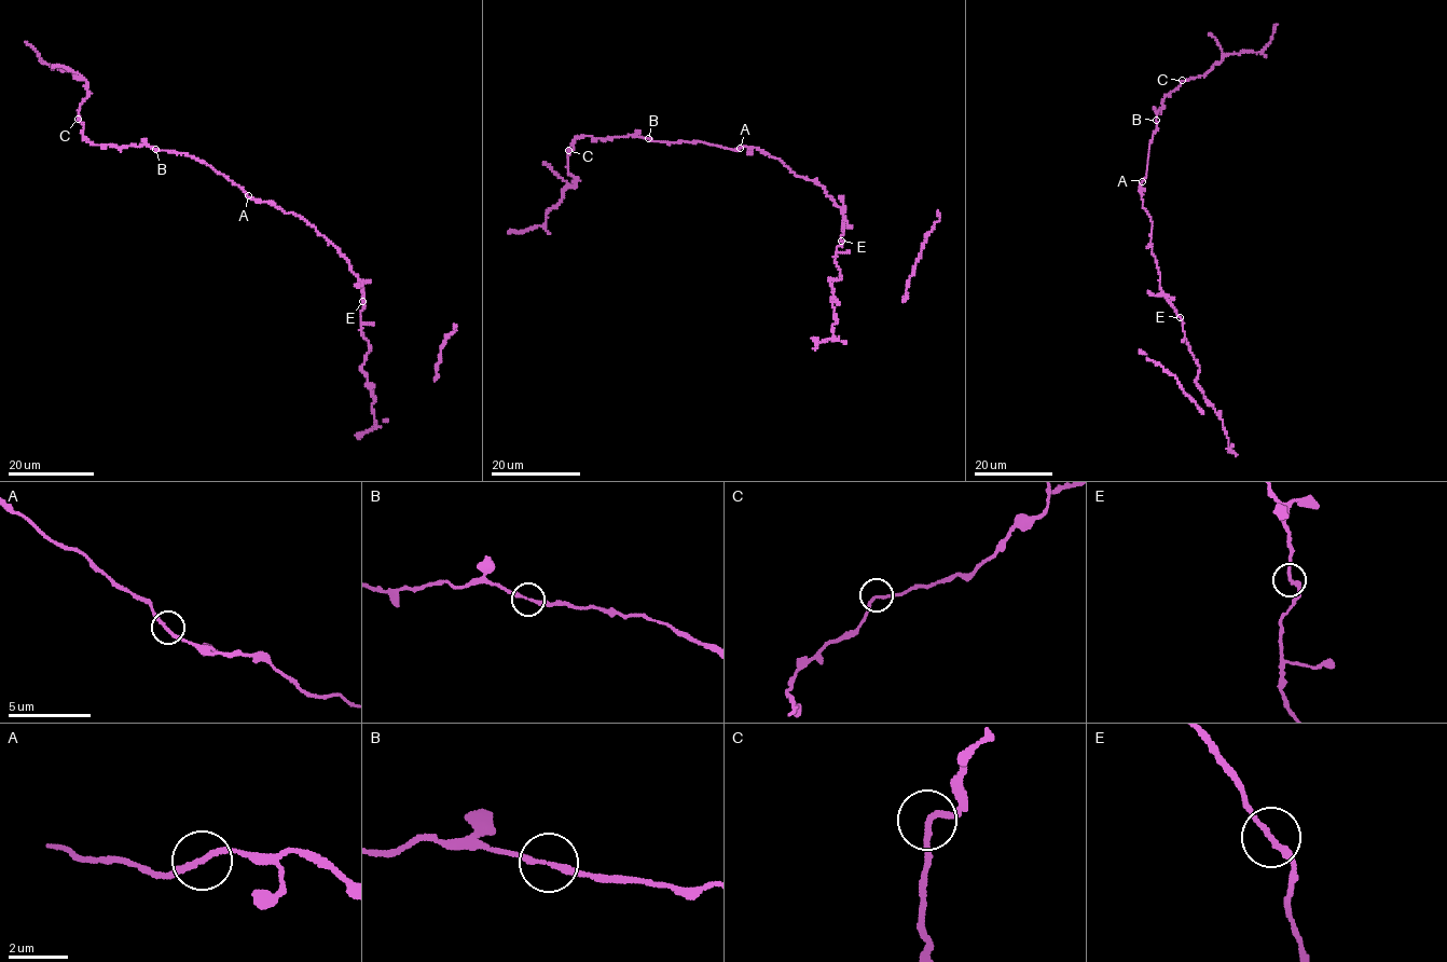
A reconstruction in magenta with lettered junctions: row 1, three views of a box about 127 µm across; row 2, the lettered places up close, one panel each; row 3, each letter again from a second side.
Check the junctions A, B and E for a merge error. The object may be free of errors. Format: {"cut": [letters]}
{"cut": []}

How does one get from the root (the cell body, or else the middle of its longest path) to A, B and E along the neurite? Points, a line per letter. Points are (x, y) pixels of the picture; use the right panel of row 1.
A: (1148, 215), (1138, 190), (1142, 181)
B: (1148, 215), (1138, 190), (1147, 175), (1149, 143), (1156, 120)
E: (1148, 215), (1159, 285), (1180, 317)

